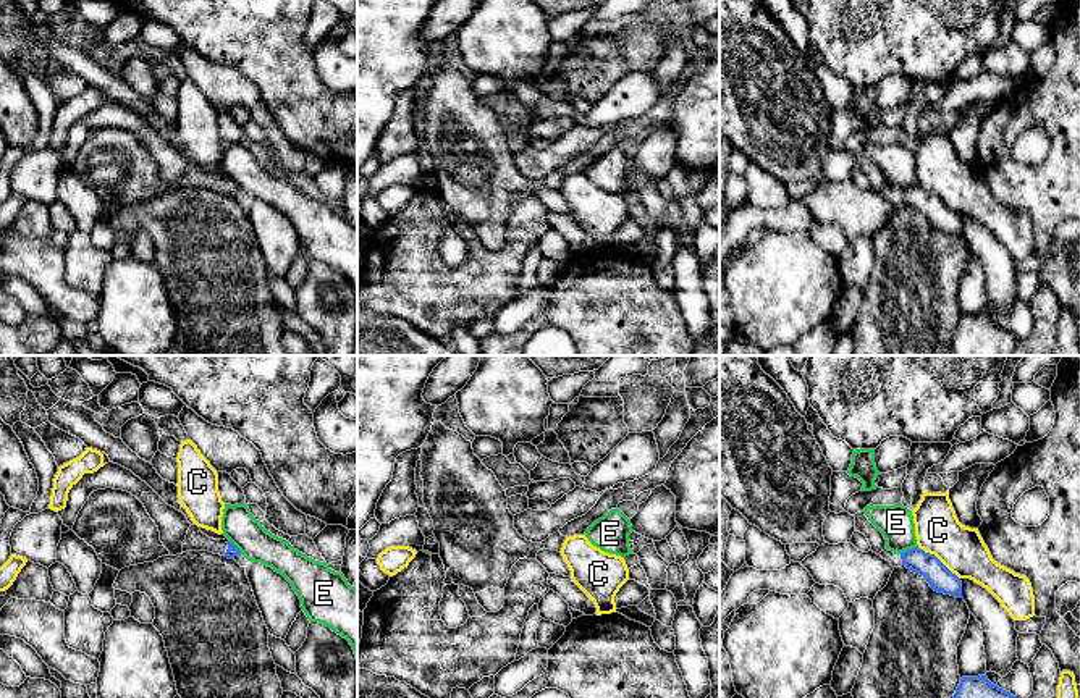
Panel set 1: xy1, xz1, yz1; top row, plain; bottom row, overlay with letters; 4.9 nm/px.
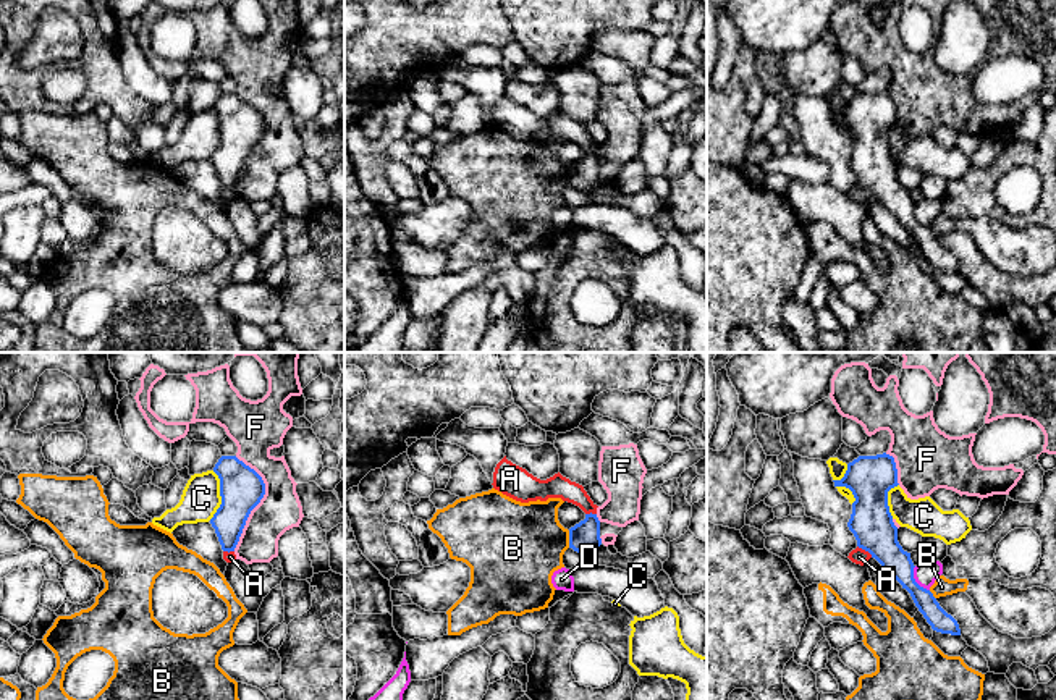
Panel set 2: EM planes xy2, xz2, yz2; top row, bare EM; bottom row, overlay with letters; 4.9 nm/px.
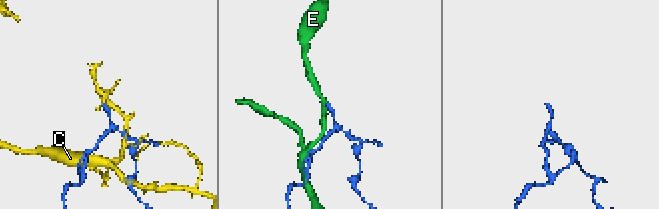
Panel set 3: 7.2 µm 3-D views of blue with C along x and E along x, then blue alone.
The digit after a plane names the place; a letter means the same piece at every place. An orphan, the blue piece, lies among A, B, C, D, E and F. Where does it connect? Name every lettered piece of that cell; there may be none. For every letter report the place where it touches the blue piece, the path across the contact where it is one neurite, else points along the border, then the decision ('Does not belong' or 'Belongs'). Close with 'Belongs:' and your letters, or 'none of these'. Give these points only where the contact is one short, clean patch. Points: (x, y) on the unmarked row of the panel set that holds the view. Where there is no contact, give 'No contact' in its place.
A: Touches blue at yz2 (865, 188). Boundary: yz2 (857, 183), (872, 194). Does not belong
B: Touches blue at xz2 (570, 177). Boundary: xz2 (568, 168), (570, 185). Does not belong
C: Touches blue at xy2 (220, 133). Does not belong
D: Touches blue at yz2 (914, 219). Does not belong
E: Touches blue at yz1 (909, 188). Does not belong
F: Touches blue at xy2 (259, 139). Does not belong
Belongs: none of these

